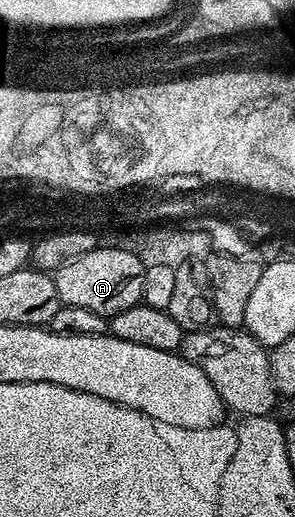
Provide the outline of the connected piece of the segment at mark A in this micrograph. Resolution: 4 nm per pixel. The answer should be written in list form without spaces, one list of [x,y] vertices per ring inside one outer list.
[[[97,247],[66,262],[56,270],[54,276],[58,295],[65,306],[86,308],[87,311],[96,312],[110,319],[118,311],[126,311],[130,307],[141,304],[144,270],[143,262],[130,250]]]

